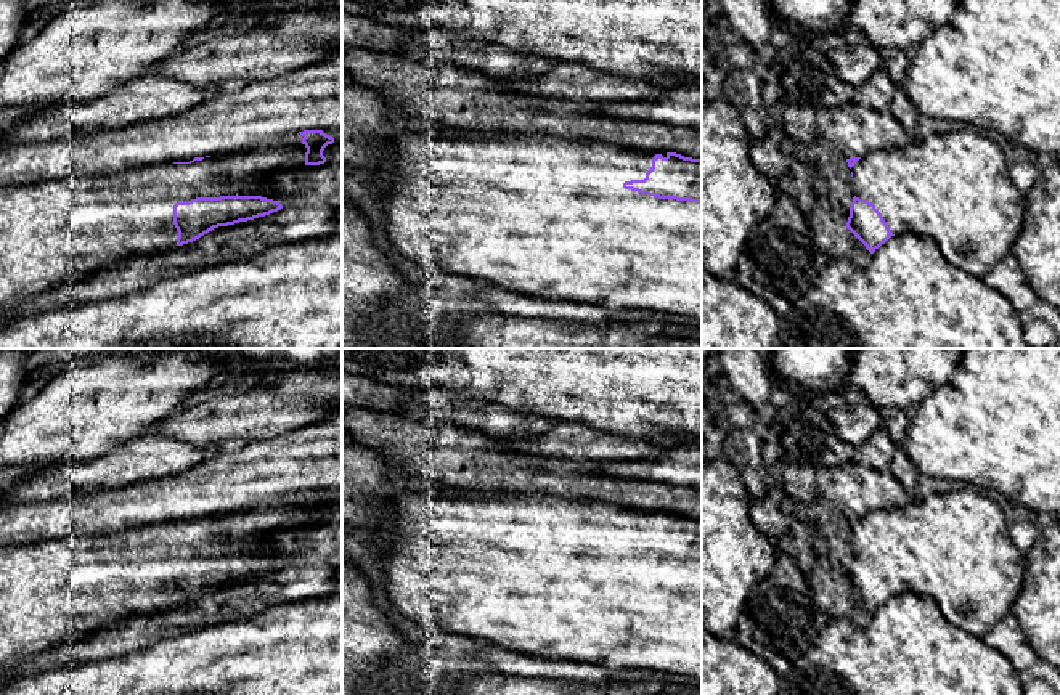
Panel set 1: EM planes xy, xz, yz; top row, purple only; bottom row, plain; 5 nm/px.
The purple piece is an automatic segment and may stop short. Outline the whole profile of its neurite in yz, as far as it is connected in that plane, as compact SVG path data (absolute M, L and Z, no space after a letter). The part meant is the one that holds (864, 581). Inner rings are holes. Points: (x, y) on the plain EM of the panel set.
M965 485L846 522L854 555L846 587L870 613L891 595L911 591L933 599L951 624L976 637L1010 613L1021 589L1025 555L1009 538L1001 507L976 488Z

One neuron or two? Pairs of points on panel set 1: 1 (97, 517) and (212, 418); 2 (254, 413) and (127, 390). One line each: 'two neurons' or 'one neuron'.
1: two neurons
2: two neurons

